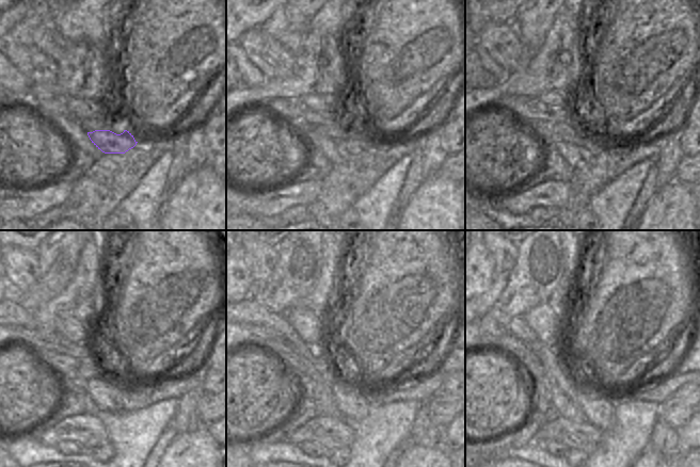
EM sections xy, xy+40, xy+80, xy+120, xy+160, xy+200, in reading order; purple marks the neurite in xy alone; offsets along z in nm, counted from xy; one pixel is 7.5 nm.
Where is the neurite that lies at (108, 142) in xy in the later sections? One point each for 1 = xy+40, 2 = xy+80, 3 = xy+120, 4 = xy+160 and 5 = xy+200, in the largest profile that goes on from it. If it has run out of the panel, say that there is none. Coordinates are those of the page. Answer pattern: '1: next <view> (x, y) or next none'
1: next xy+40 (354, 143)
2: next xy+80 (549, 132)
3: next xy+120 (76, 371)
4: next xy+160 (298, 366)
5: next xy+200 (511, 344)

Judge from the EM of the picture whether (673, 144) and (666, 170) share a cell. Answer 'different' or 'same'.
same

